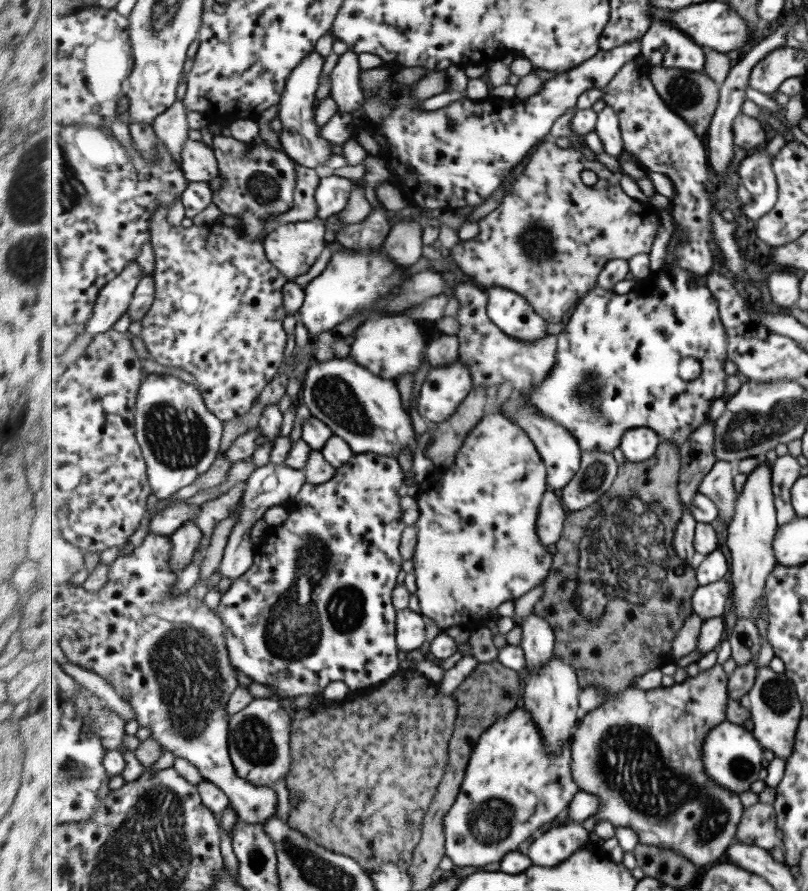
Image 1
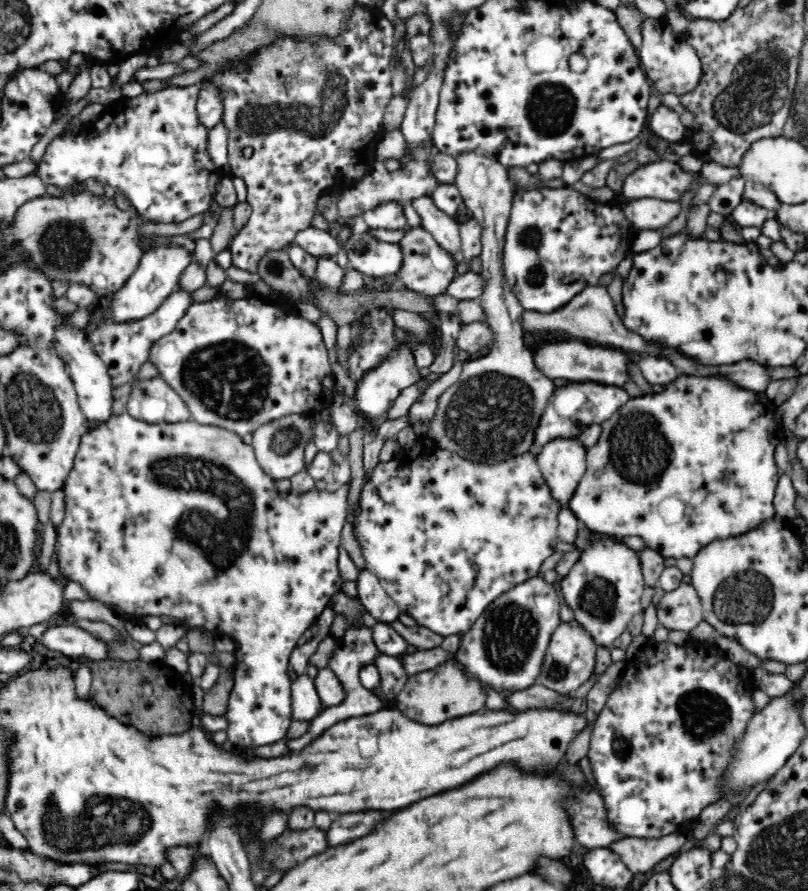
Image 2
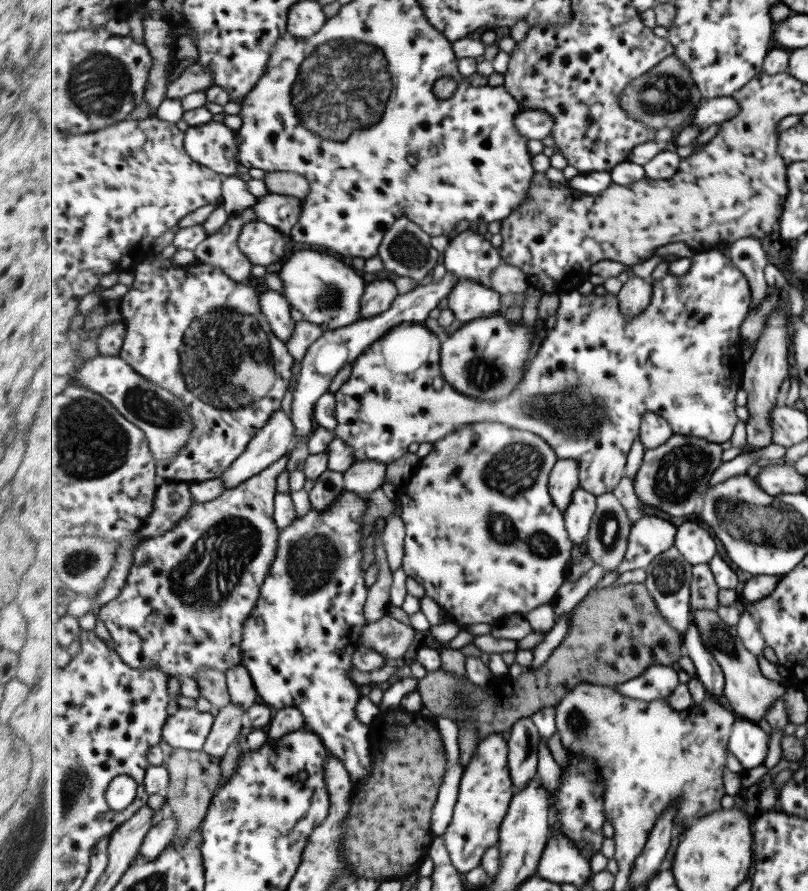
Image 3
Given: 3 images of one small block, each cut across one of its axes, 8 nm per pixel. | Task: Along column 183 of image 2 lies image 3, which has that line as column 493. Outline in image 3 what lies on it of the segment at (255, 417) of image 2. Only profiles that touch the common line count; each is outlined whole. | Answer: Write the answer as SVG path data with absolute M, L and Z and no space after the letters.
M505 316L479 318L467 325L462 325L442 342L440 368L445 378L461 393L477 394L477 398L501 399L515 391L515 386L521 384L523 375L529 366L529 348L534 337L534 326L529 330L521 321L516 326L509 326Z

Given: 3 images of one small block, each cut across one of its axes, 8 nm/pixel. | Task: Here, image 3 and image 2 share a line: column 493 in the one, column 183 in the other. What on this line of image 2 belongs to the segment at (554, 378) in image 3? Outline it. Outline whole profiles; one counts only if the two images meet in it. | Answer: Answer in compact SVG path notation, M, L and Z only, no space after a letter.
M160 376L132 387L127 412L150 424L186 422L190 418L184 399Z

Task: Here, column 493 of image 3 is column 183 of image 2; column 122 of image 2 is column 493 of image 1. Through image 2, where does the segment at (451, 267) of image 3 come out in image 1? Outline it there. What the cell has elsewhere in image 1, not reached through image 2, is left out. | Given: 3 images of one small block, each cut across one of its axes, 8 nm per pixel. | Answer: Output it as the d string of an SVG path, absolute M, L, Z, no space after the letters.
M499 285L486 289L489 317L503 332L518 341L528 343L549 336L548 320L537 314L532 303L524 296Z

